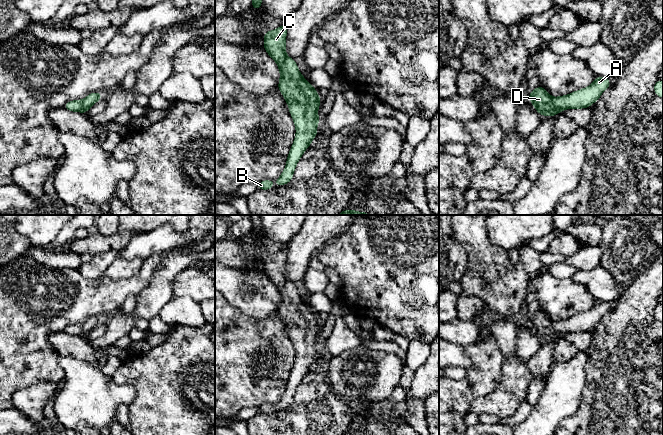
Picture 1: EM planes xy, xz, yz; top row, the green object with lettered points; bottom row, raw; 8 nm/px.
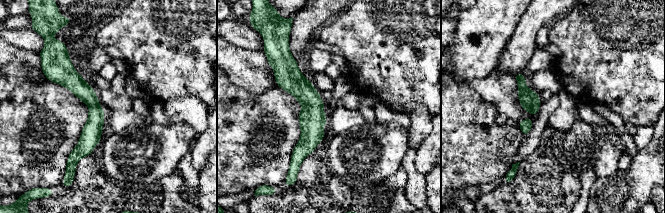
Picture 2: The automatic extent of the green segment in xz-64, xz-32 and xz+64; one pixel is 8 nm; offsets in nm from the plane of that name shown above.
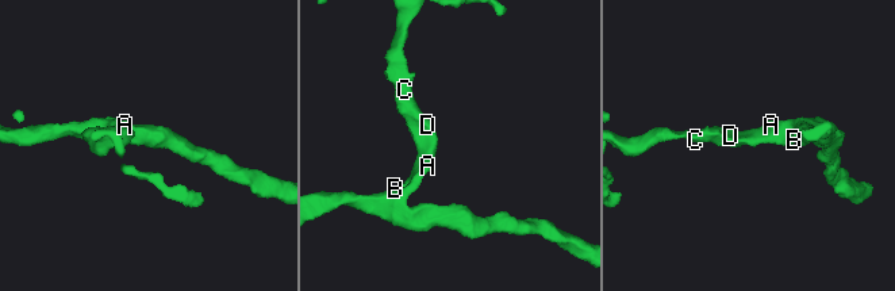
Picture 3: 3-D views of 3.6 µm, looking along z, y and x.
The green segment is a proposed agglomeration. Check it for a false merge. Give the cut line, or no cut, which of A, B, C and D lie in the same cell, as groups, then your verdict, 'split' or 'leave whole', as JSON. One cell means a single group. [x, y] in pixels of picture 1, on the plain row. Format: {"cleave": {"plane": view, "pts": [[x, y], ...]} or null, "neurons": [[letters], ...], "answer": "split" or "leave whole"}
{"cleave": null, "neurons": [["A", "B", "C", "D"]], "answer": "leave whole"}

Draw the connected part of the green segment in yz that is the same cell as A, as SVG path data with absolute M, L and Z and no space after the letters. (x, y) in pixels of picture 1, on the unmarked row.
M596 300L595 305L568 319L552 321L542 310L530 315L528 323L542 340L555 340L566 333L588 332L610 311L609 302Z

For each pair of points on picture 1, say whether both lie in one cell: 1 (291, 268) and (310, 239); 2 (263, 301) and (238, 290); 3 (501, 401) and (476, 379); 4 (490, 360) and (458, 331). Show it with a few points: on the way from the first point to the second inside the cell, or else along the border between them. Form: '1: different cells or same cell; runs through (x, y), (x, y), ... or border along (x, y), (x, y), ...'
1: same cell; runs through (297, 261), (299, 250), (303, 246)
2: same cell; runs through (257, 301), (249, 301), (244, 296)
3: different cells; border along (502, 370), (500, 383), (471, 404)
4: different cells; border along (488, 338), (463, 347)

